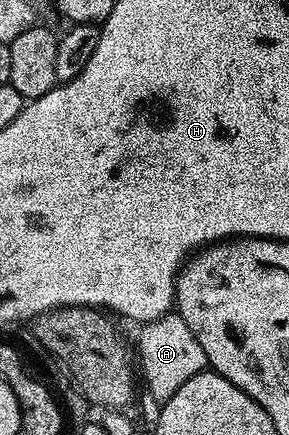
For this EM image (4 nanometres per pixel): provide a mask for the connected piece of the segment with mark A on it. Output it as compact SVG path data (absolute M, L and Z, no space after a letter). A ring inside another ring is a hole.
M171 311L164 314L159 321L147 321L139 329L142 329L138 333L138 357L142 360L140 373L141 376L142 373L146 376L146 389L155 397L155 402L161 403L172 399L172 395L176 395L176 391L180 391L180 387L184 387L184 383L192 379L192 375L201 373L207 368L204 347L196 343L196 335L192 335L188 323L184 323L184 319L178 316L177 312Z

